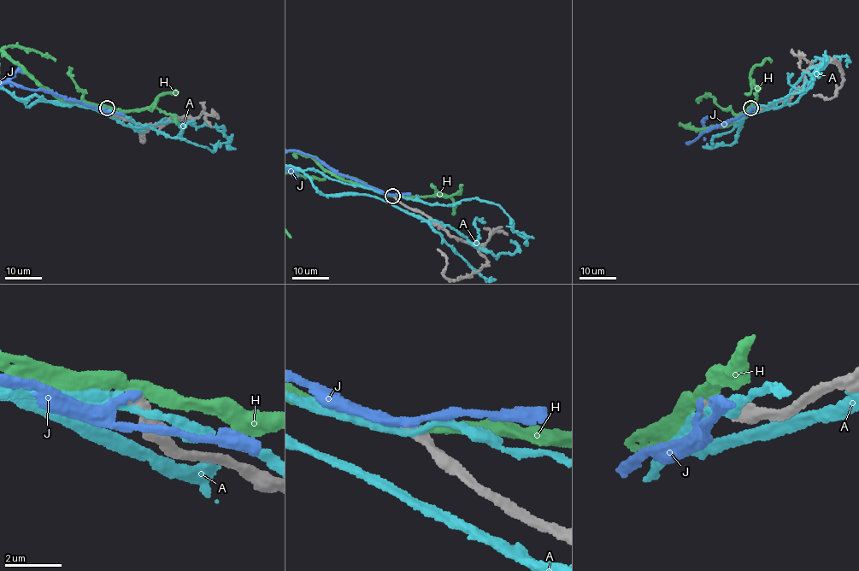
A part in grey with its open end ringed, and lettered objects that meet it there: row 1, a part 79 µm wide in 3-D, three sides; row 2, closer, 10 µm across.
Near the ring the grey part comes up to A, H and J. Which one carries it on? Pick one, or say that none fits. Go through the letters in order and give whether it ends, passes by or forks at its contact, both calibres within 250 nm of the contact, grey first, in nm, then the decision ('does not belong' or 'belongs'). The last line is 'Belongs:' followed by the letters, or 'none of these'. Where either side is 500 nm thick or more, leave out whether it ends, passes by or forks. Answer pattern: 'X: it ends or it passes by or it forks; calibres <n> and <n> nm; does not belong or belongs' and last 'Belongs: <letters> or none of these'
A: it passes by; calibres 400 and 260 nm; does not belong
H: it passes by; calibres 380 and 320 nm; does not belong
J: it ends; calibres 380 and 320 nm; belongs
Belongs: J

